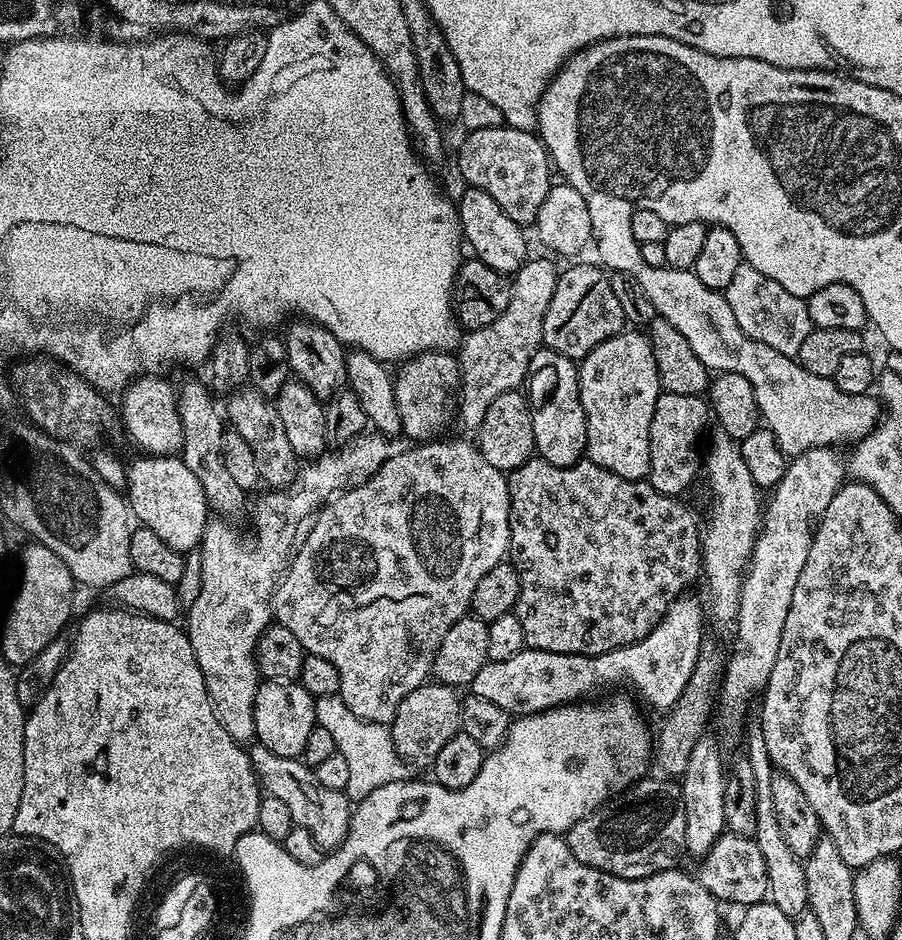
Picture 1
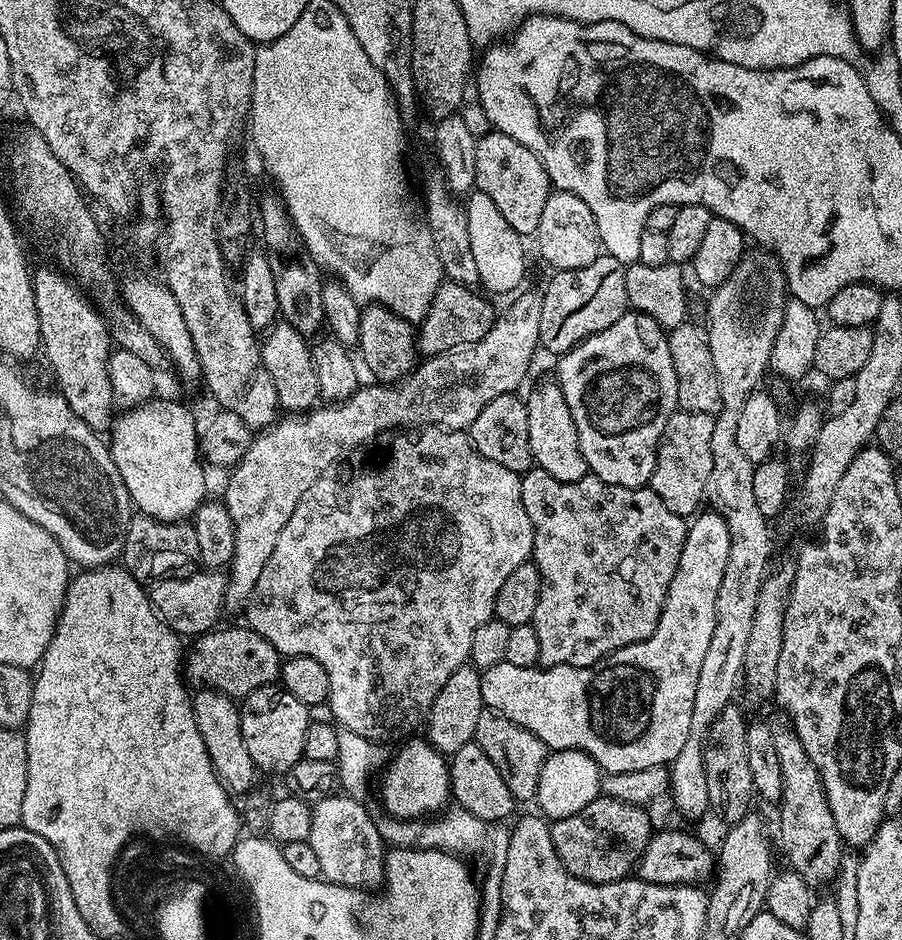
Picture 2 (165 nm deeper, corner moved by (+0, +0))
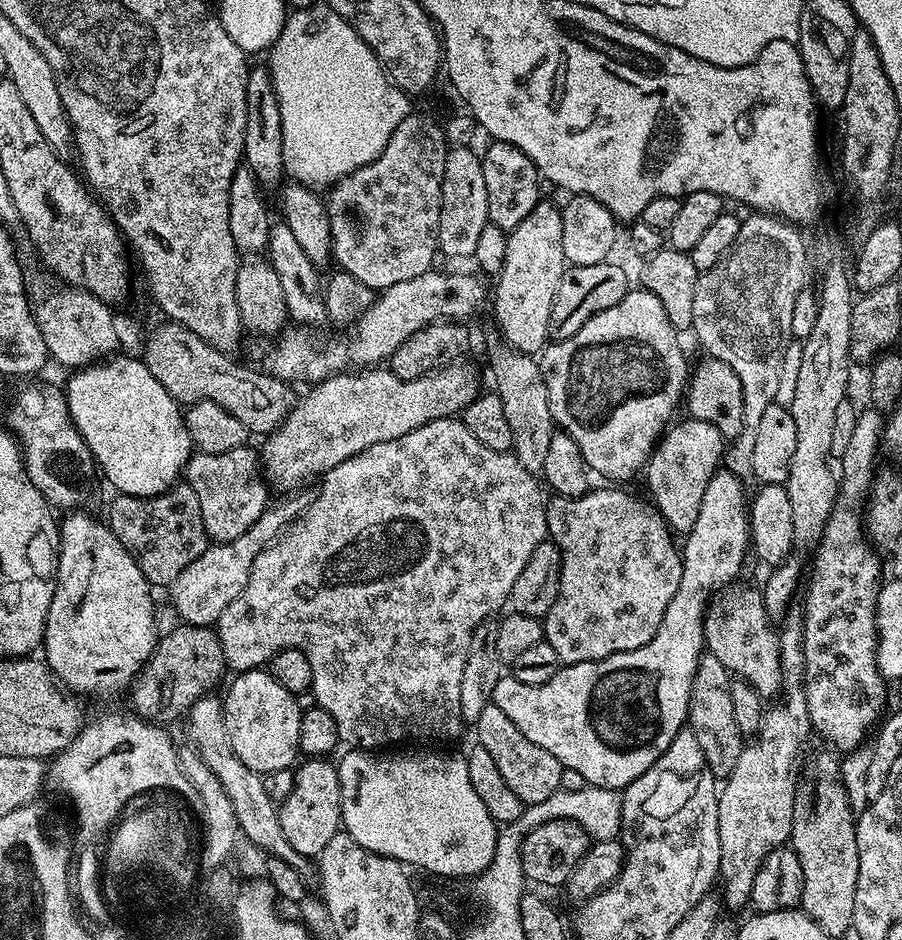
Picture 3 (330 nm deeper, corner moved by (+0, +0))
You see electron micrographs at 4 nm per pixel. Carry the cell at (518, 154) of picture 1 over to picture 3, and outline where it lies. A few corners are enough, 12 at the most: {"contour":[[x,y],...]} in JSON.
{"contour":[[513,144],[480,156],[488,222],[514,230],[542,203],[542,177]]}

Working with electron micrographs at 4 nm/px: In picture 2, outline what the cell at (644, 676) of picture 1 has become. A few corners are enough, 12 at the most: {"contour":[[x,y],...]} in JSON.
{"contour":[[691,517],[658,626],[590,665],[480,673],[484,707],[601,773],[663,768],[729,559]]}

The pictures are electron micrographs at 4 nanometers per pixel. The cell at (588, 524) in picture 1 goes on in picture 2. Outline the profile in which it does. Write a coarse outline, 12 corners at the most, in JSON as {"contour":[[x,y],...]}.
{"contour":[[531,467],[546,668],[654,634],[688,524]]}

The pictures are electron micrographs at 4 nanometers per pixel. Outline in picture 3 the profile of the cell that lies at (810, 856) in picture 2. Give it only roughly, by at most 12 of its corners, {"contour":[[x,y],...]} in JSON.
{"contour":[[729,586],[704,614],[704,647],[761,698],[784,686],[764,598]]}

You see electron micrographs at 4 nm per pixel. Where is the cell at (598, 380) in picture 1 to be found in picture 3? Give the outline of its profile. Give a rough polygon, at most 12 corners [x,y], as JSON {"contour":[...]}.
{"contour":[[640,286],[552,340],[553,425],[589,469],[641,471],[690,370]]}

